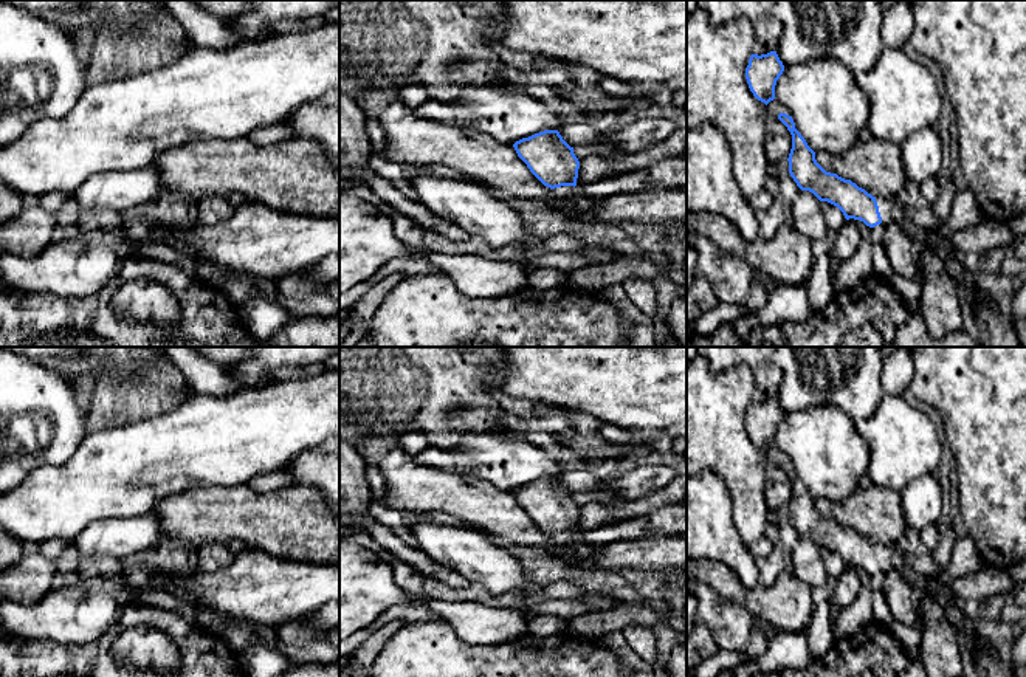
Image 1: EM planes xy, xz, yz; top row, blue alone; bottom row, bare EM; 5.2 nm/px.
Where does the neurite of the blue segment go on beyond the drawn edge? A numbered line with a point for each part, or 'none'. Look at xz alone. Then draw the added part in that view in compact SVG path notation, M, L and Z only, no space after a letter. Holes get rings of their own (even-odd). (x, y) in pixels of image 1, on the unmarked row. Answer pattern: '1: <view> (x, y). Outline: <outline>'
1: xz (568, 549). Outline: M573 533L555 534L550 538L550 542L553 544L550 556L570 567L592 555L592 550L587 545L581 544L578 541L578 536Z

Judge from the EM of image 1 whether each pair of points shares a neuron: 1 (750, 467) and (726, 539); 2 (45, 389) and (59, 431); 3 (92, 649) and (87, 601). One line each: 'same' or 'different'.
1: different
2: same
3: different

